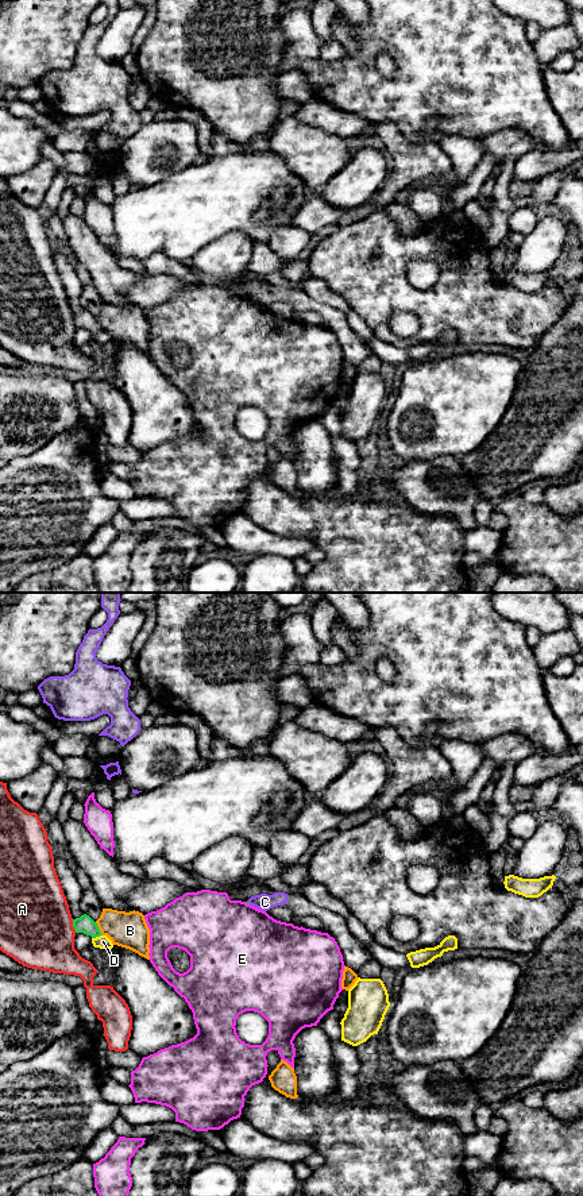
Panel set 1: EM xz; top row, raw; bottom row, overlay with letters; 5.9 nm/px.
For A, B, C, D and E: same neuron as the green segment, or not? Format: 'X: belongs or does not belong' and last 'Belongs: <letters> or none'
A: does not belong
B: does not belong
C: does not belong
D: does not belong
E: does not belong
Belongs: none

